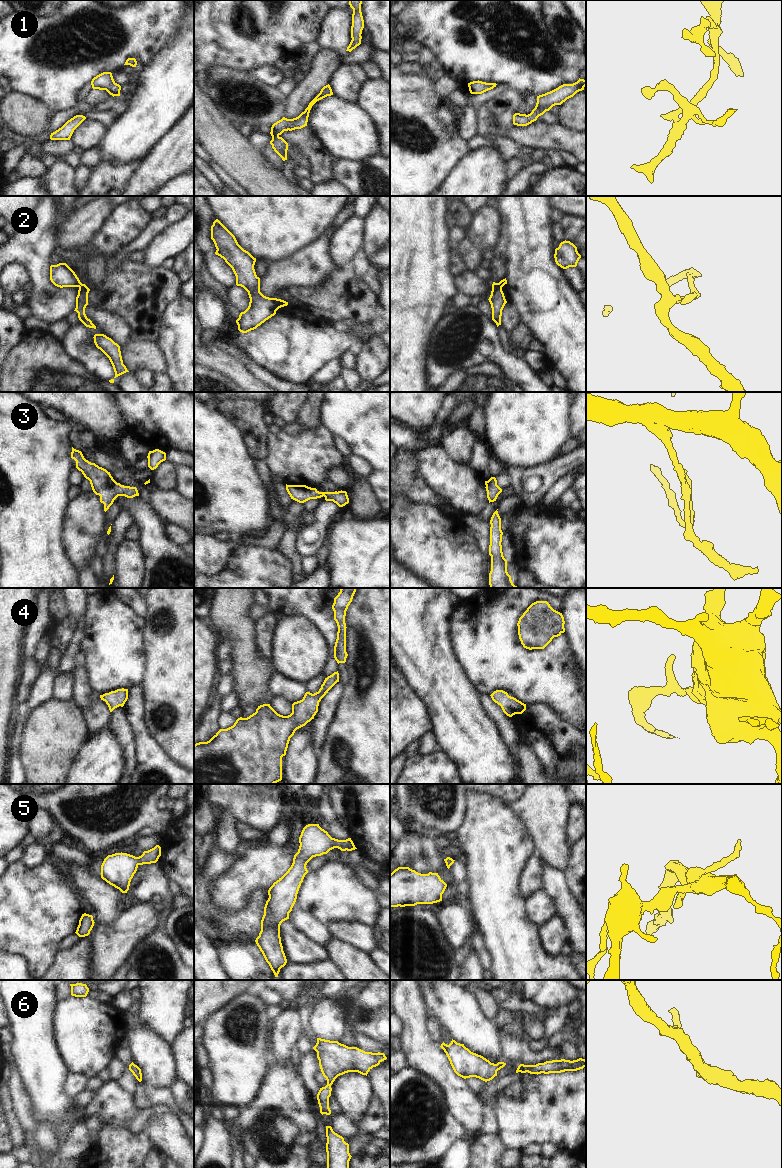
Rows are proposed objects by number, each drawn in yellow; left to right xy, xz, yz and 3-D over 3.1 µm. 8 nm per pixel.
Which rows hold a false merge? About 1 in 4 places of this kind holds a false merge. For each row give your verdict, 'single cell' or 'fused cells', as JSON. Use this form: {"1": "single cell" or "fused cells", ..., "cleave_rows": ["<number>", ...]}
{"1": "single cell", "2": "fused cells", "3": "single cell", "4": "single cell", "5": "single cell", "6": "single cell", "cleave_rows": ["2"]}

